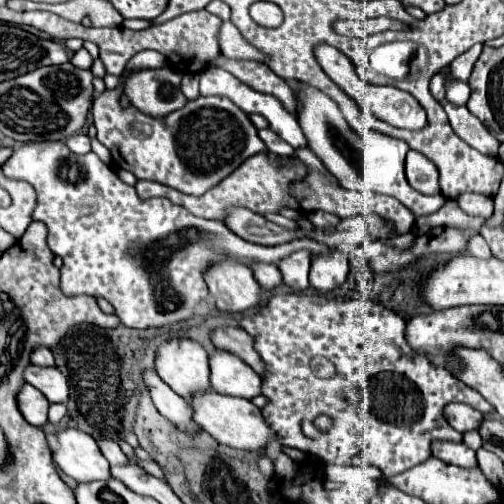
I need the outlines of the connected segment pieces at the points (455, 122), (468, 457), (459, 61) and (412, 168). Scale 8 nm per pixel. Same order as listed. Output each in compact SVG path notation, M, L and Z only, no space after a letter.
M446 102L444 110L446 110L448 118L450 118L450 124L452 124L454 132L464 142L468 142L470 146L474 146L476 150L480 150L480 152L484 152L488 156L496 156L498 154L500 142L492 136L488 128L484 128L484 124L476 116L472 116L468 112L466 106L456 106L456 104Z
M432 440L432 454L448 464L456 464L462 468L476 466L476 452L470 450L464 442L450 442L450 440Z
M472 46L472 50L468 50L466 54L461 54L452 61L450 71L459 71L459 79L468 81L480 52L482 52L482 46Z
M410 150L406 154L406 178L422 194L438 194L438 170L418 152Z

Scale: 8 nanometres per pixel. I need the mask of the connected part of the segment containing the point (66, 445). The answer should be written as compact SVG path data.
M67 428L57 434L56 440L58 446L52 448L52 460L64 474L72 476L76 482L110 478L110 466L92 436L77 428Z

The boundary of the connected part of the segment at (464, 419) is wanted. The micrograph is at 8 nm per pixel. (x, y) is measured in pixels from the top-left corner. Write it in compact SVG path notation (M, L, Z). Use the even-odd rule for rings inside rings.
M456 402L444 406L444 418L458 432L478 430L480 422L484 420L484 416L478 410L474 410L472 406L468 406L468 404L456 404Z

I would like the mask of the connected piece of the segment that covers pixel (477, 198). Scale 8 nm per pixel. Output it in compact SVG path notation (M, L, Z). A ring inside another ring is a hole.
M464 194L460 196L460 208L464 208L472 216L488 218L494 210L494 204L492 204L492 198L484 198L480 194Z

